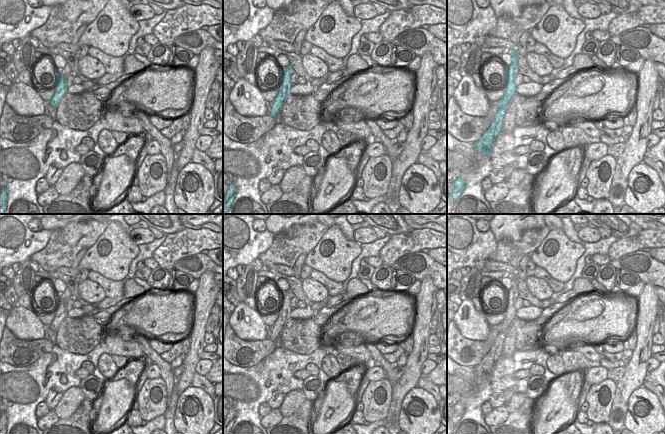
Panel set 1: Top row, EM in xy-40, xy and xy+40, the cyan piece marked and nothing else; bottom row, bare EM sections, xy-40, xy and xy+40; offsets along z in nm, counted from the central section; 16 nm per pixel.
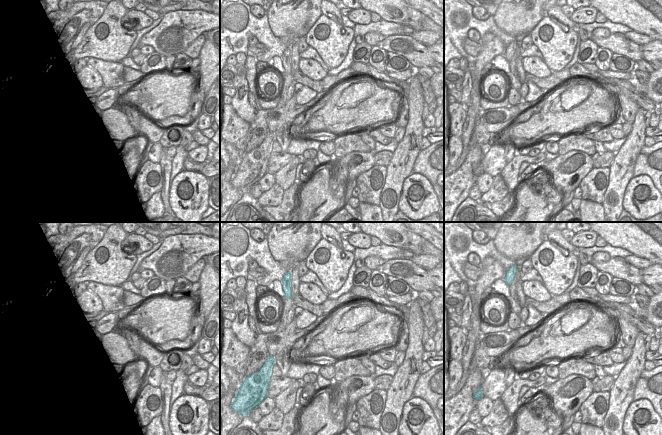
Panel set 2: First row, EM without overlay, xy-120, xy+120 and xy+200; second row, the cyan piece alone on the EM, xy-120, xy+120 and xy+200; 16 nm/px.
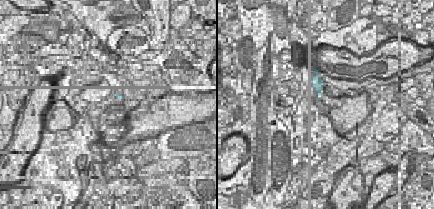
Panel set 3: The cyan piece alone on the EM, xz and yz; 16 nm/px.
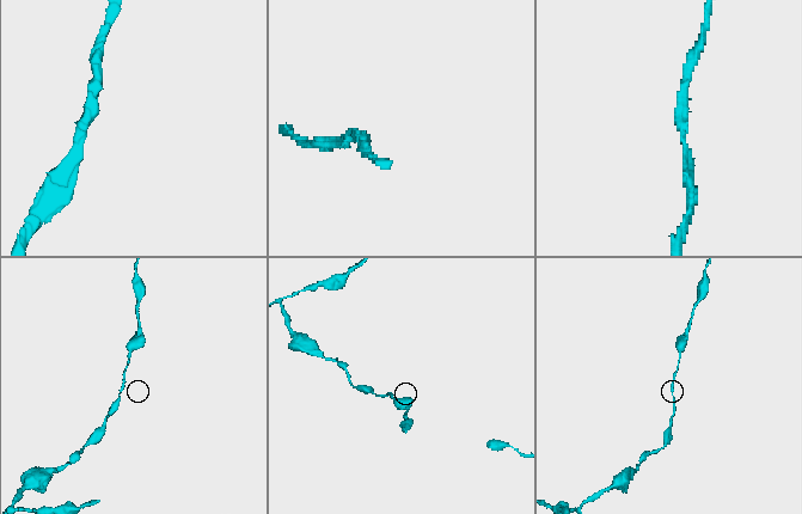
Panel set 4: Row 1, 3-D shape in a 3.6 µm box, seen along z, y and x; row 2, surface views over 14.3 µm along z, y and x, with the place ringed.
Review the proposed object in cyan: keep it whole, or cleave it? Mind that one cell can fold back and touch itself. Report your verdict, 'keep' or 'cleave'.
keep

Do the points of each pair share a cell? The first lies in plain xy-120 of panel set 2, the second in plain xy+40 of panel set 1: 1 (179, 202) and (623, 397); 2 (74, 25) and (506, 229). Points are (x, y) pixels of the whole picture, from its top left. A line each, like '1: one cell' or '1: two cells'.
1: two cells
2: two cells

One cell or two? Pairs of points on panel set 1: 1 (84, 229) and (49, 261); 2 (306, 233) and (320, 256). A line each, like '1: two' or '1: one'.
1: one
2: two

